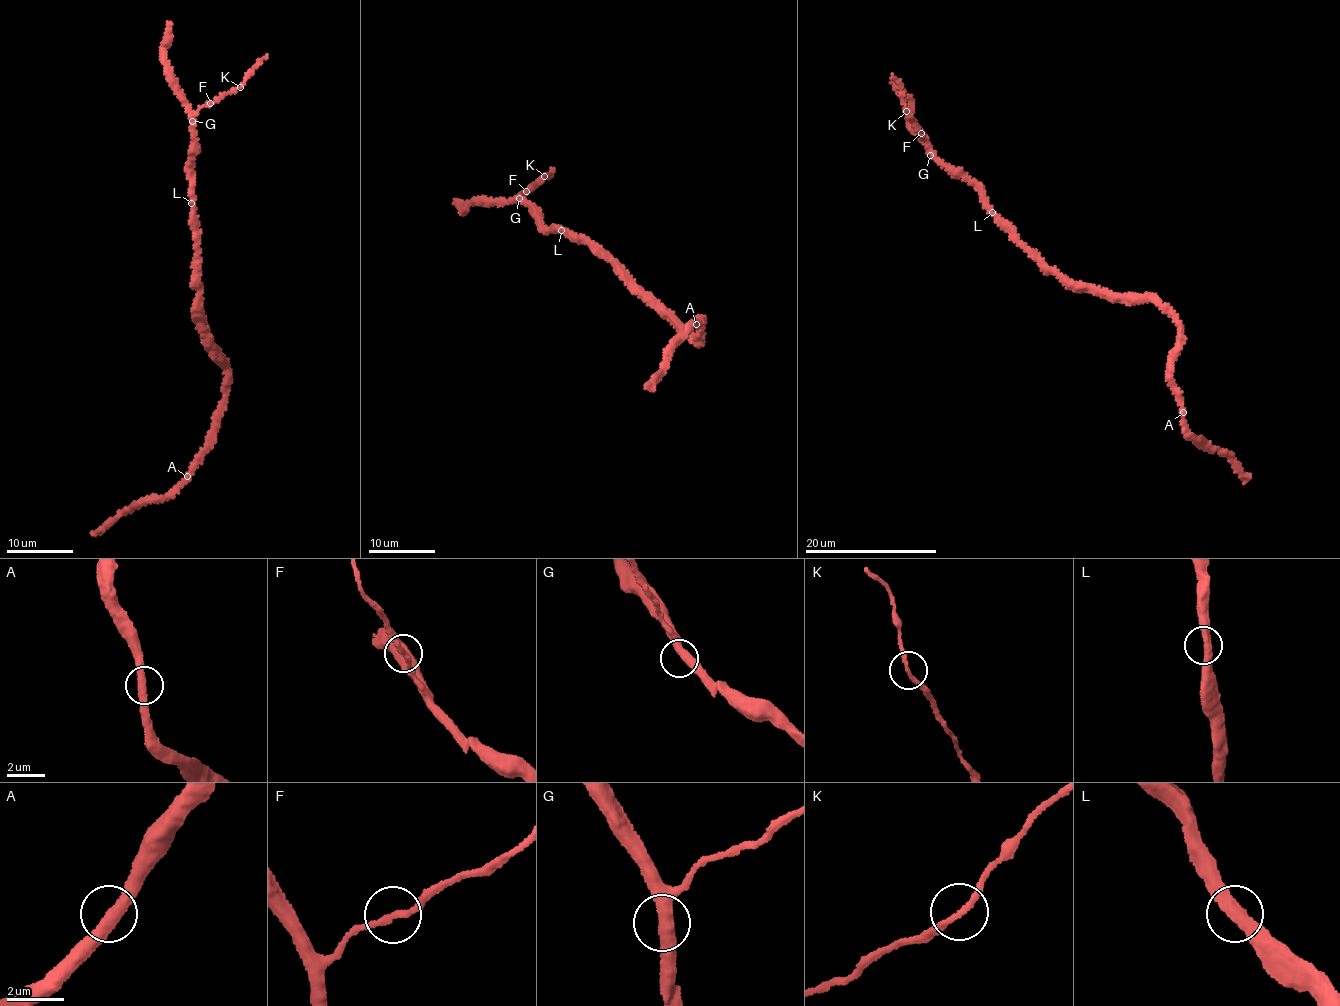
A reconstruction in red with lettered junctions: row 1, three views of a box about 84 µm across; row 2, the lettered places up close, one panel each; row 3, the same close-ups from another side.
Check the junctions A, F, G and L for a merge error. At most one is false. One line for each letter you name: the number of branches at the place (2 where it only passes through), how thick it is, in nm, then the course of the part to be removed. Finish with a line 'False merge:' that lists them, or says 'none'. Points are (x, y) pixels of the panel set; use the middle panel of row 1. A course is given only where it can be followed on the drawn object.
False merge: none

